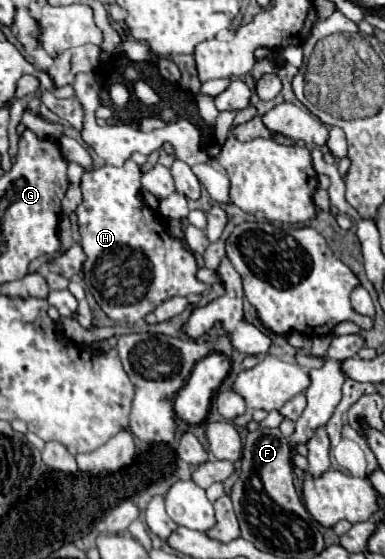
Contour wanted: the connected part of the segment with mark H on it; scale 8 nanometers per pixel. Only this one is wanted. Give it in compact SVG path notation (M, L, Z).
M128 160L124 166L100 166L82 176L82 204L76 208L81 246L88 258L84 276L88 290L116 322L134 324L148 312L154 312L164 300L174 296L196 298L208 286L196 278L198 264L180 238L168 234L156 216L144 214L140 186L140 166Z

